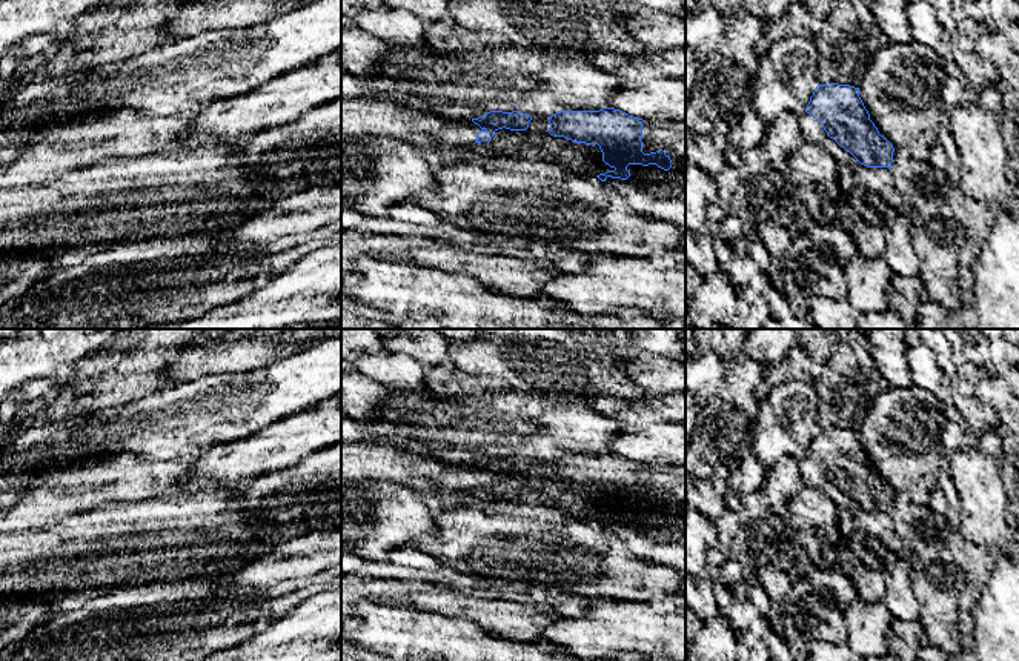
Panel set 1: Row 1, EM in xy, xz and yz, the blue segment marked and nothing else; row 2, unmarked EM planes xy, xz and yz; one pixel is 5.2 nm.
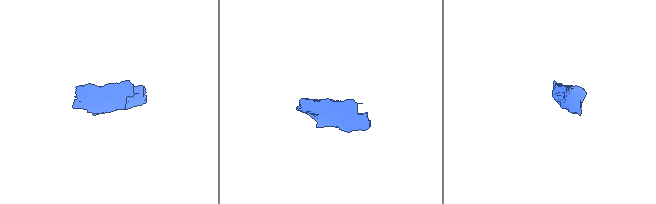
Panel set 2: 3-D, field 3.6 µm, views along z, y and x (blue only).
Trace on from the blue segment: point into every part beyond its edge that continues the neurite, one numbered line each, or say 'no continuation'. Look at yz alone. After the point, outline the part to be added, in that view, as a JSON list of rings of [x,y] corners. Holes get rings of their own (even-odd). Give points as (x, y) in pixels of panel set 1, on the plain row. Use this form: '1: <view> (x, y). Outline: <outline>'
1: yz (812, 475). Outline: [[[804,457],[802,460],[799,460],[799,470],[802,486],[821,490],[833,501],[838,510],[851,509],[856,506],[856,503],[850,497],[847,497],[833,483],[827,480],[822,469],[810,458]]]

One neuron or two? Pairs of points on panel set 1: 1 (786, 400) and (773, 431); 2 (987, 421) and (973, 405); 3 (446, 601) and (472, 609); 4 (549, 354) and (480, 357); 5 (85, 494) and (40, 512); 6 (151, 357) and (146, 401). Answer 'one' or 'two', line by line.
1: one
2: one
3: one
4: one
5: one
6: two

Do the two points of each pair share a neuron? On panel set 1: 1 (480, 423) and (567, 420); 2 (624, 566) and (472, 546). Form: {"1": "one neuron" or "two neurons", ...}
{"1": "one neuron", "2": "one neuron"}

